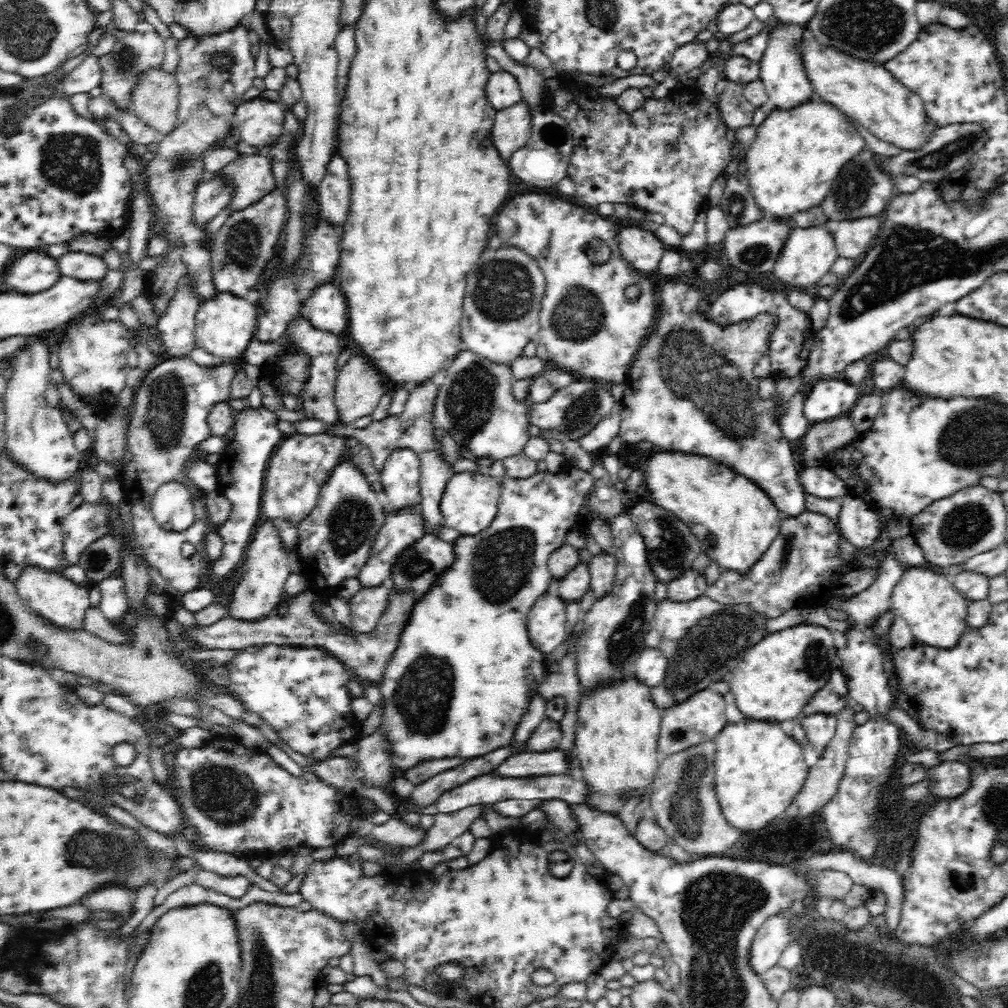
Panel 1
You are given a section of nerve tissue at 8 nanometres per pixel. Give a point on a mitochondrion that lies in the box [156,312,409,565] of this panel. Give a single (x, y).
(351, 522)

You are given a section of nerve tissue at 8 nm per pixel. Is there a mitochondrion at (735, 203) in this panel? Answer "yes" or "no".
yes

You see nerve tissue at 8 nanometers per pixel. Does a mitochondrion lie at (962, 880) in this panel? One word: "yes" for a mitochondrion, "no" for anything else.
yes

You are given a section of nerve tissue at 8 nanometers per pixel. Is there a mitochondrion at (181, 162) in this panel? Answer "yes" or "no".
yes

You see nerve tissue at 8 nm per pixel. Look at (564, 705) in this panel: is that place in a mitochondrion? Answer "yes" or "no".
no

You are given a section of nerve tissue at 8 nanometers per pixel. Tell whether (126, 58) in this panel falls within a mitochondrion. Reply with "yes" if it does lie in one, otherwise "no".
yes

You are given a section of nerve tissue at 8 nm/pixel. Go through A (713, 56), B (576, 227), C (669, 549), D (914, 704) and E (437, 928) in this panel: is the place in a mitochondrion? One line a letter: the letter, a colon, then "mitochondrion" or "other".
A: other
B: other
C: mitochondrion
D: other
E: mitochondrion

